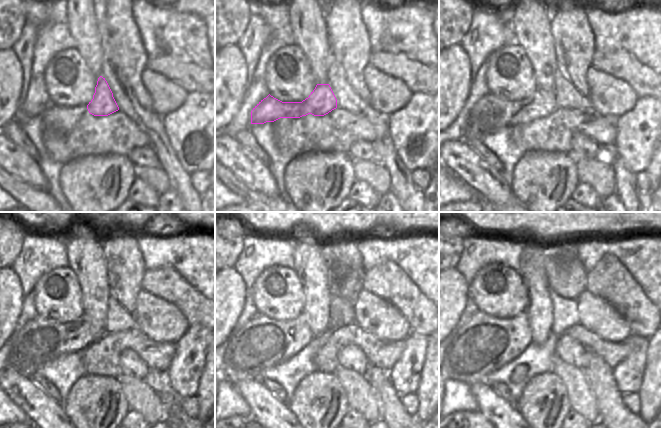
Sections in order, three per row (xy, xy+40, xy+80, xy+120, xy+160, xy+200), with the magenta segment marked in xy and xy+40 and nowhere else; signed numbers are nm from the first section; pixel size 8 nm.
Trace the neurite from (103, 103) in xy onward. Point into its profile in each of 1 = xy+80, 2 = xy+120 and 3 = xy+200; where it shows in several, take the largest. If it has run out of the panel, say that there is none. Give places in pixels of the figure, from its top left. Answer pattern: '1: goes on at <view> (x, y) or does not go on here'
1: goes on at xy+80 (489, 114)
2: goes on at xy+120 (41, 340)
3: goes on at xy+200 (485, 344)

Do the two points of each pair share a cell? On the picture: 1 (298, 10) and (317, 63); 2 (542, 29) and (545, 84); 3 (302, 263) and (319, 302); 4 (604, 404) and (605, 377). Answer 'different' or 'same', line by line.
1: same
2: same
3: same
4: same

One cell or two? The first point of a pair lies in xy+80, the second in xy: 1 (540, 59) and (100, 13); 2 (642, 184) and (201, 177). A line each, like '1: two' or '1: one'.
1: two
2: one

